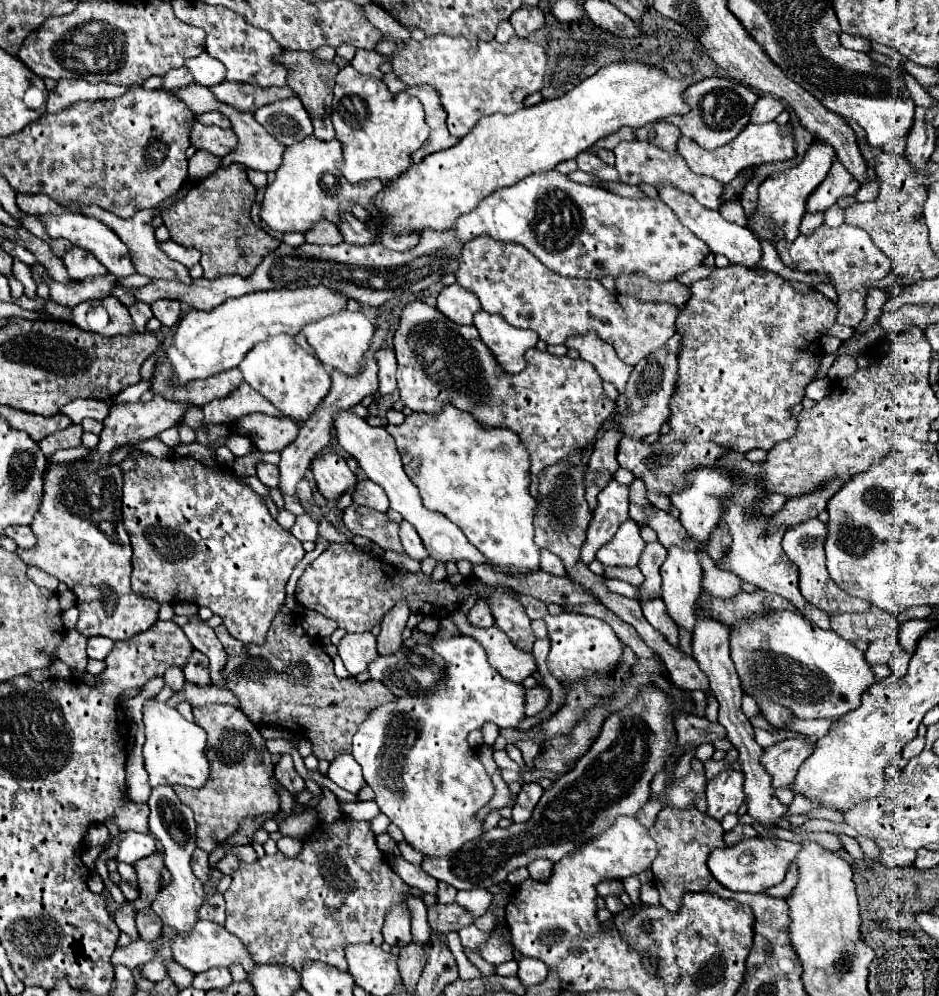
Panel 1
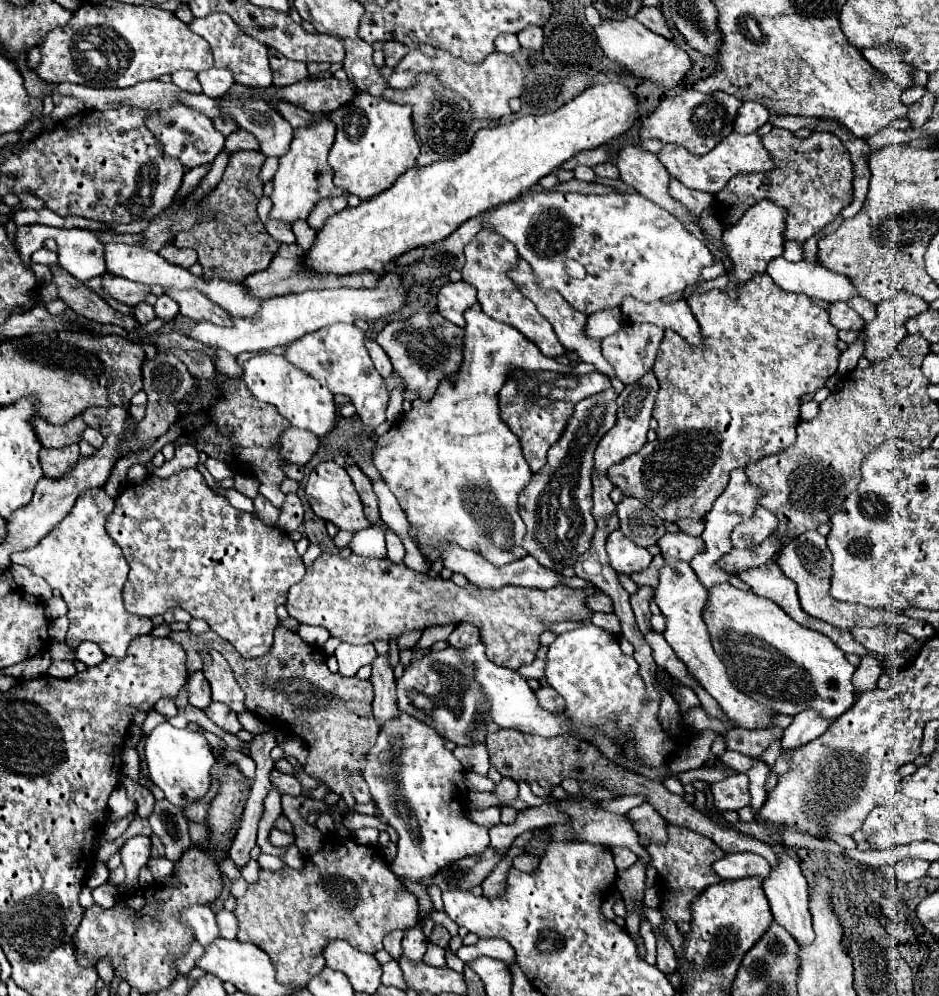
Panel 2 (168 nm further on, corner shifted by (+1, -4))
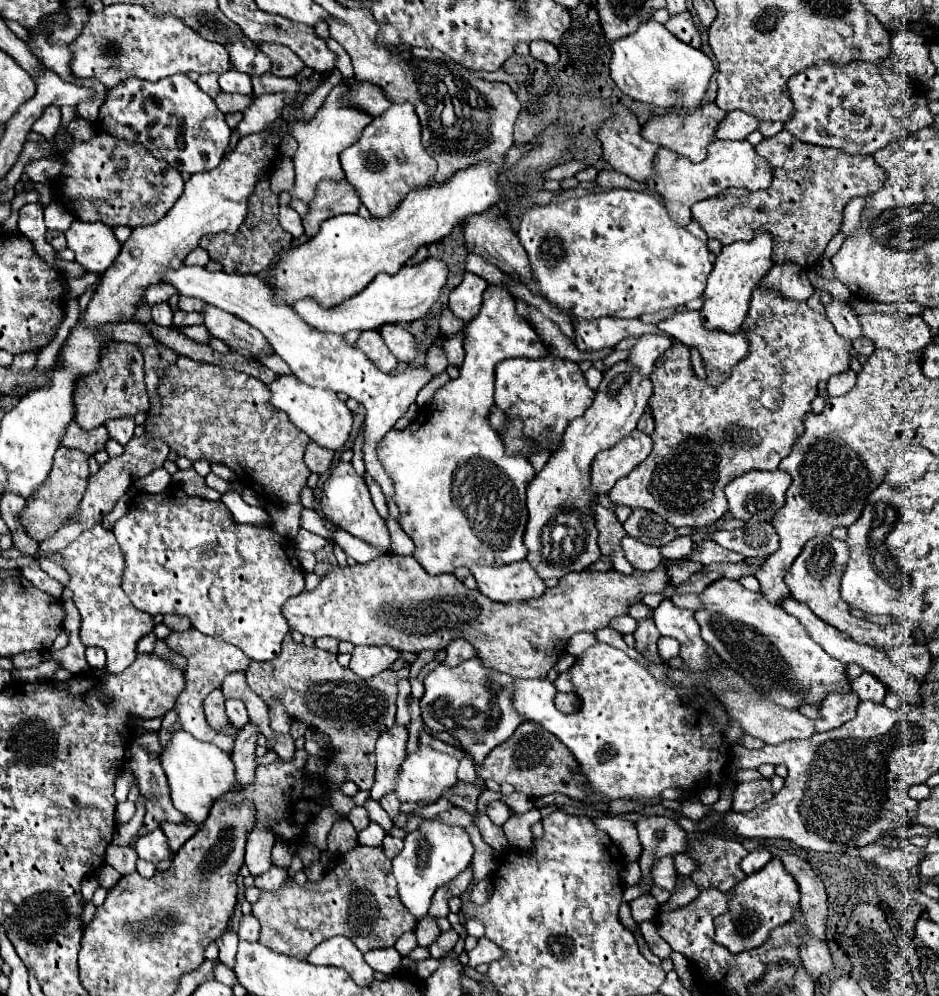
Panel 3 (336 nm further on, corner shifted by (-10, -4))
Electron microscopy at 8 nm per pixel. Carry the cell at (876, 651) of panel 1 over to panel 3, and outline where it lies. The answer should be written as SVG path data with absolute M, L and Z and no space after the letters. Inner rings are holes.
M866 672L852 682L852 690L858 694L860 700L870 700L870 702L876 702L876 704L880 704L886 696L884 684L878 682L874 676L870 676Z

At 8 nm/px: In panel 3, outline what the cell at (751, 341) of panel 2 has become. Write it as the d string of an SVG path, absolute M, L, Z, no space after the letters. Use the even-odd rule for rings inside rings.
M756 286L742 332L750 340L750 352L742 364L734 366L730 380L724 380L718 388L696 378L690 364L690 352L684 344L674 344L654 362L650 374L654 392L648 400L656 426L650 436L652 452L608 492L614 506L656 512L674 528L694 528L716 522L728 510L724 486L734 480L734 476L748 470L776 470L780 460L790 454L796 438L804 432L802 420L810 412L810 402L816 398L818 384L826 382L832 374L848 370L852 342L842 340L842 336L834 332L830 320L814 312L806 302L782 298L774 290L762 290Z

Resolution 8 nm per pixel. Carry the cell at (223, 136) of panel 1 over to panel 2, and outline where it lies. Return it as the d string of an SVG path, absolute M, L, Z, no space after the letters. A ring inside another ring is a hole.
M173 104L173 108L167 112L163 112L163 110L153 112L151 132L155 132L159 136L159 142L163 144L163 152L167 152L167 156L179 158L183 162L183 166L189 166L189 168L213 162L215 156L219 152L223 152L223 146L225 146L225 136L215 130L213 122L207 116L203 116L201 112L193 112L191 108L187 108L183 104L177 104L177 106Z

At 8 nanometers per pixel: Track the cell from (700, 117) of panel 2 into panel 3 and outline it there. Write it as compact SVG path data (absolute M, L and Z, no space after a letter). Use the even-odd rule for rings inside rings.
M714 102L704 104L688 114L666 114L666 116L654 116L642 126L642 138L648 142L654 142L662 148L670 148L672 152L686 156L692 162L702 162L706 158L706 146L714 142L714 128L718 120L722 120L726 112L722 112Z

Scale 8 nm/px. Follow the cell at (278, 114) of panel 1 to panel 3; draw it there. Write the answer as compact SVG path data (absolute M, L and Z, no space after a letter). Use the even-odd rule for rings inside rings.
M220 92L216 98L216 106L220 112L244 112L250 106L252 96L238 96L238 94L224 94Z

